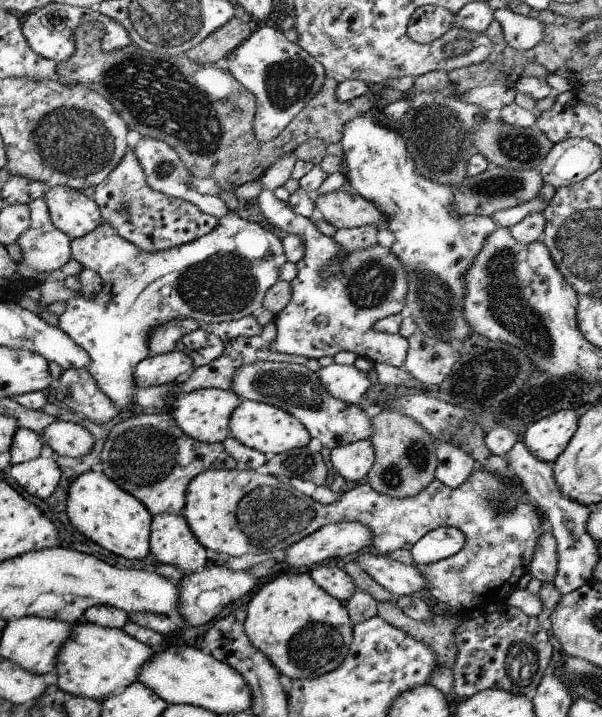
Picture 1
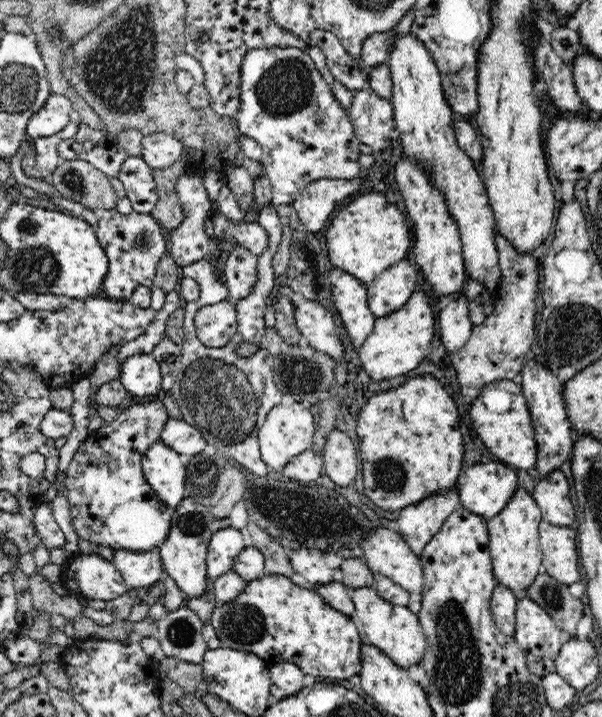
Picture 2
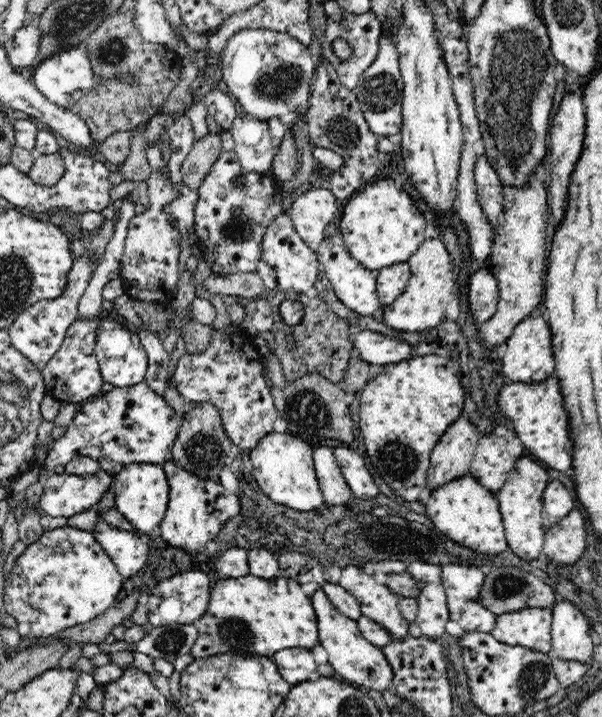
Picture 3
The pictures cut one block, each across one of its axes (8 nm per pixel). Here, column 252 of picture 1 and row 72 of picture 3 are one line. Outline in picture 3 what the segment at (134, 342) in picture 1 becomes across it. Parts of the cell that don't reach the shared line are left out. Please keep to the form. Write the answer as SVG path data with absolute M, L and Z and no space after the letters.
M244 28L240 29L238 32L234 32L230 38L228 38L228 42L226 42L226 47L224 51L220 54L222 58L222 80L228 85L230 89L230 94L234 96L234 98L238 99L242 108L244 108L243 114L248 119L249 117L255 117L260 121L266 121L273 117L278 117L282 123L284 123L285 127L288 131L291 132L295 121L299 118L299 113L306 114L309 108L309 100L308 98L311 96L310 92L310 80L312 80L312 74L316 71L315 62L313 61L313 57L309 52L309 48L302 41L296 40L292 38L288 33L278 32L272 30L270 28Z

